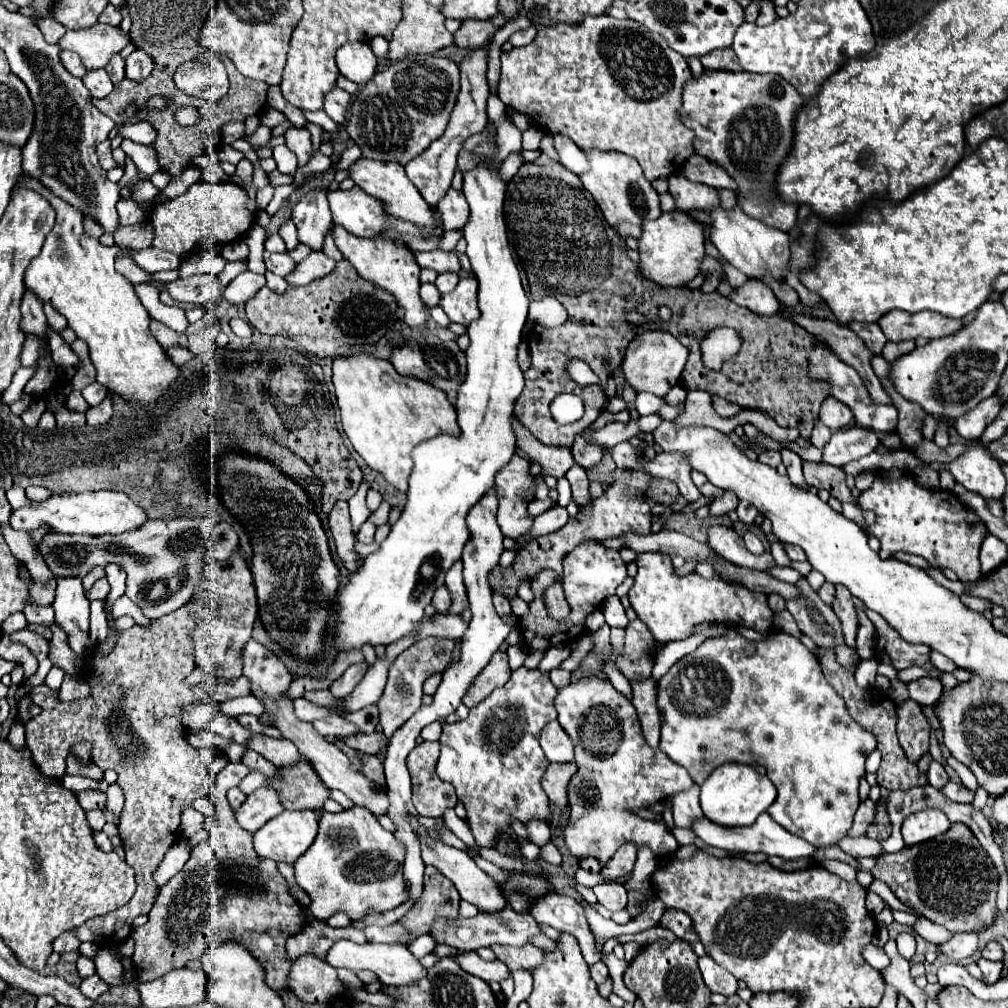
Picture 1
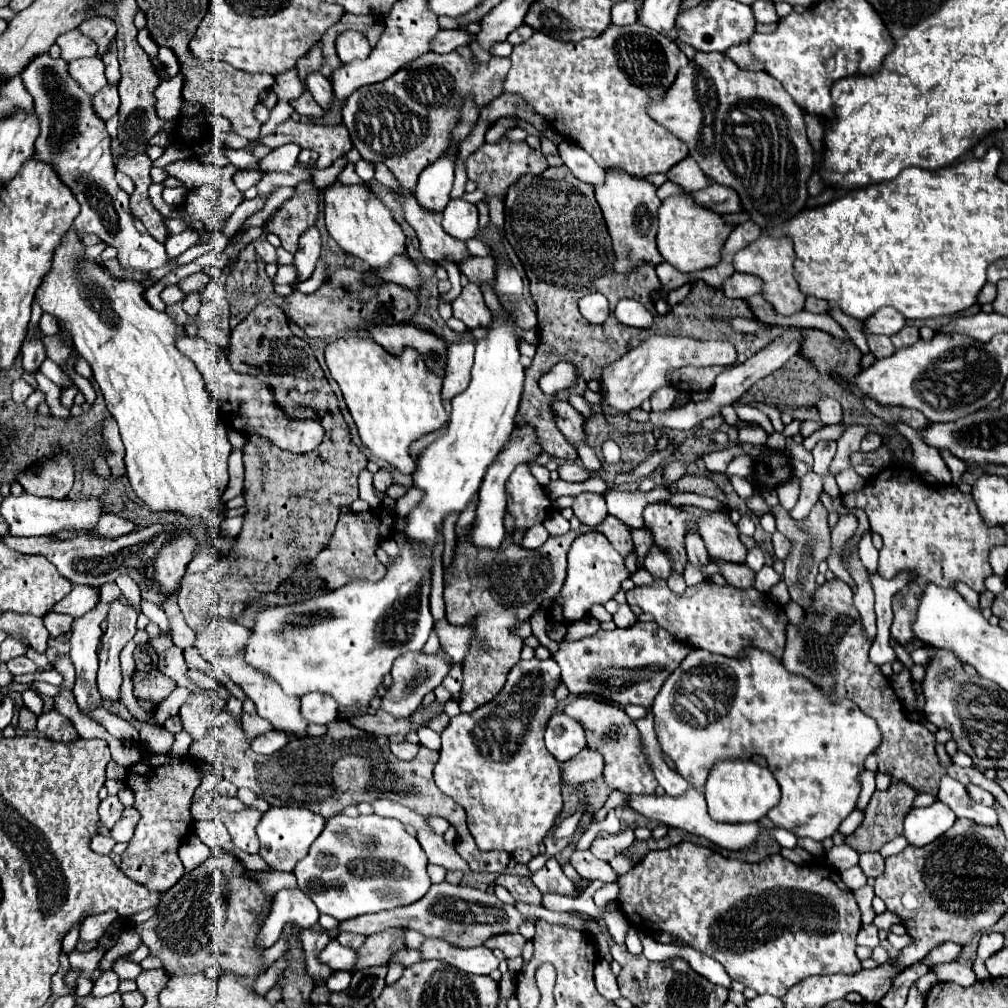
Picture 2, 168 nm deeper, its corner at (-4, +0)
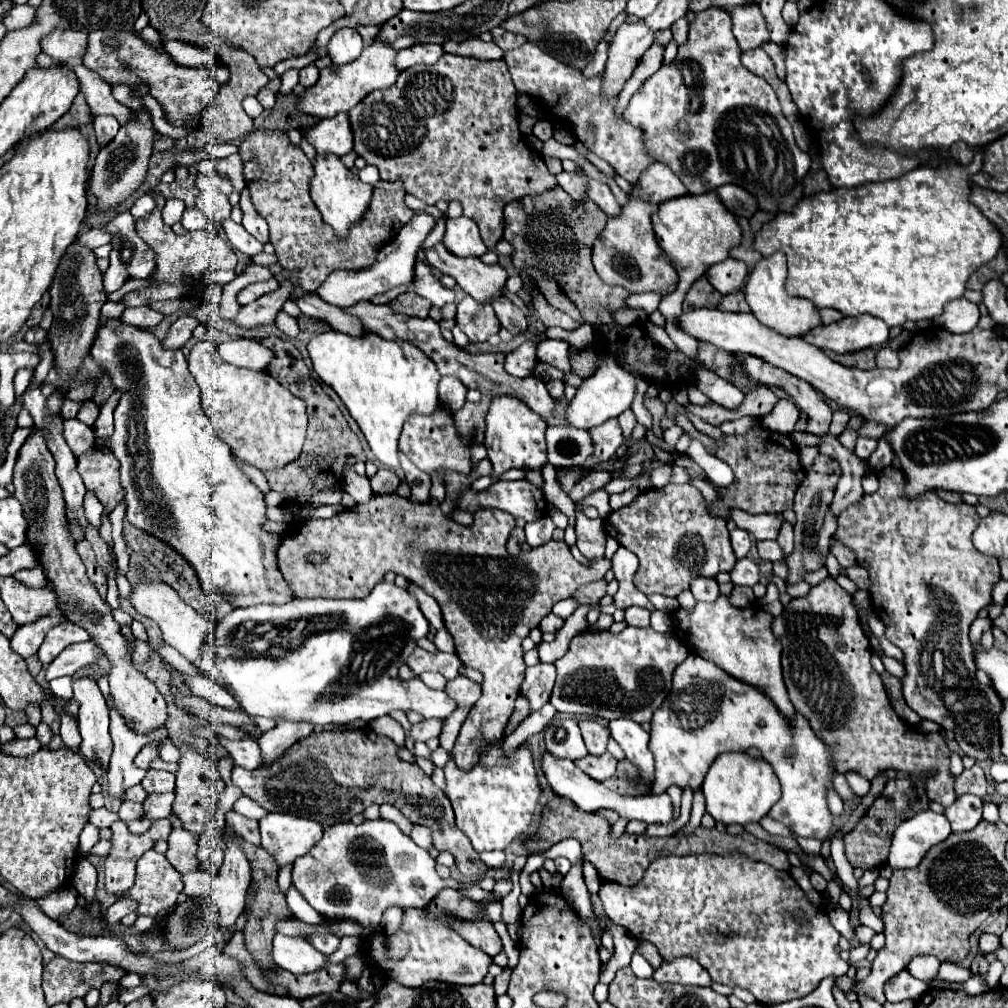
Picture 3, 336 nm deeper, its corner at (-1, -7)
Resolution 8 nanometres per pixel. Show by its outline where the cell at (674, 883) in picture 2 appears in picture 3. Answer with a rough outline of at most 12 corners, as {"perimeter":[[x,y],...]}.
{"perimeter":[[744,854],[602,882],[608,918],[762,1006],[842,976],[840,932]]}

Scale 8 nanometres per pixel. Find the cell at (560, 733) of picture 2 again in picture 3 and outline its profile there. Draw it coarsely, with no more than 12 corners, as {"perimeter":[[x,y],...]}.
{"perimeter":[[572,718],[546,726],[546,750],[578,760],[588,754]]}

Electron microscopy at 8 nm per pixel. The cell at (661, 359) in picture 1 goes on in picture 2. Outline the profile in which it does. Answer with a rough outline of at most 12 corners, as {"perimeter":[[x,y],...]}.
{"perimeter":[[655,335],[603,367],[601,399],[631,411],[683,365],[735,363],[729,341]]}

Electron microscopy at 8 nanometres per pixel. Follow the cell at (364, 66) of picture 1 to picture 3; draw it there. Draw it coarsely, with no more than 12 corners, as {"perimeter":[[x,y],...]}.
{"perimeter":[[354,28],[338,30],[328,54],[346,64],[362,54],[362,38]]}

